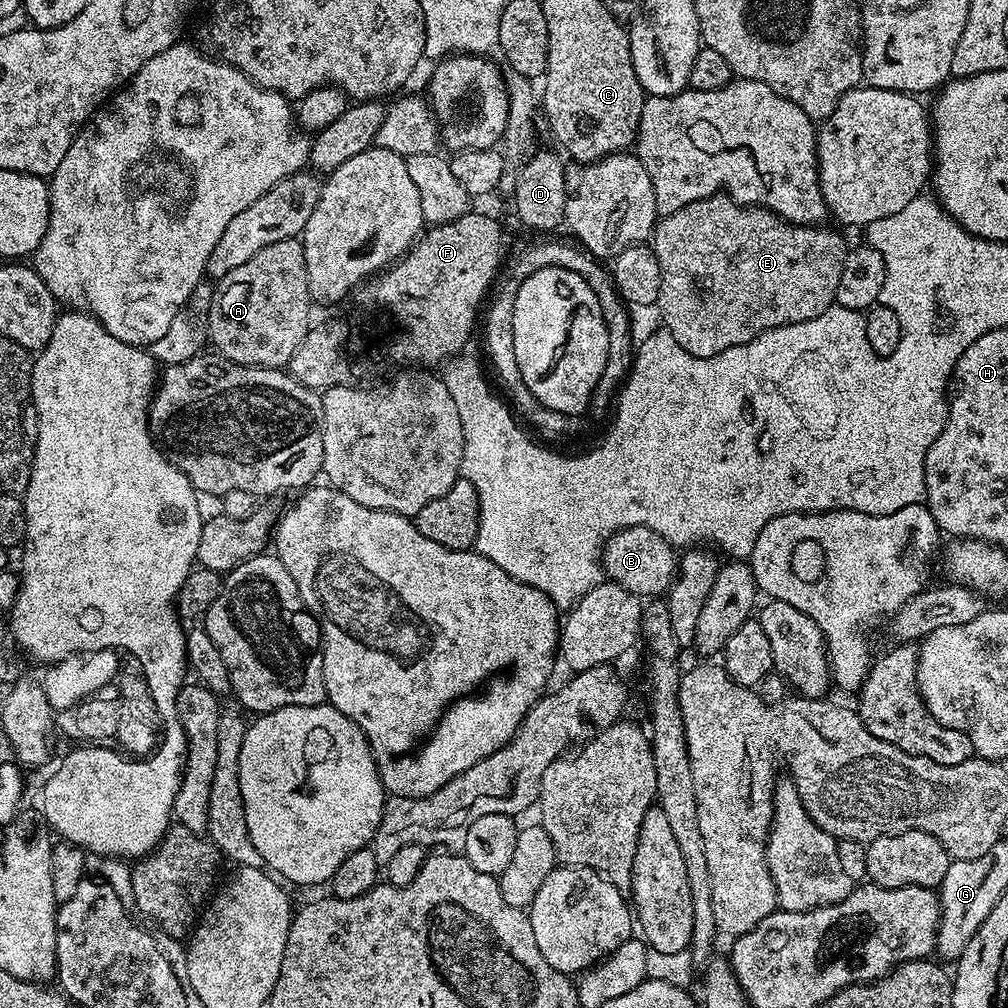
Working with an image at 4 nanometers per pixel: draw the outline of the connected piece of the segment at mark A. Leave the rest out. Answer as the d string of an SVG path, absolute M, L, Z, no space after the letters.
M299 239L262 246L254 258L215 281L208 317L208 336L225 360L248 368L283 369L306 338L314 301L306 282L306 254Z

